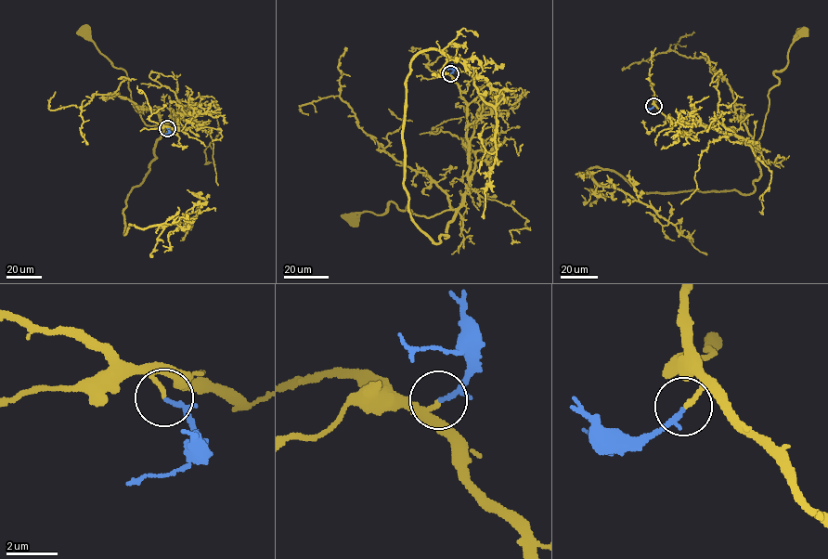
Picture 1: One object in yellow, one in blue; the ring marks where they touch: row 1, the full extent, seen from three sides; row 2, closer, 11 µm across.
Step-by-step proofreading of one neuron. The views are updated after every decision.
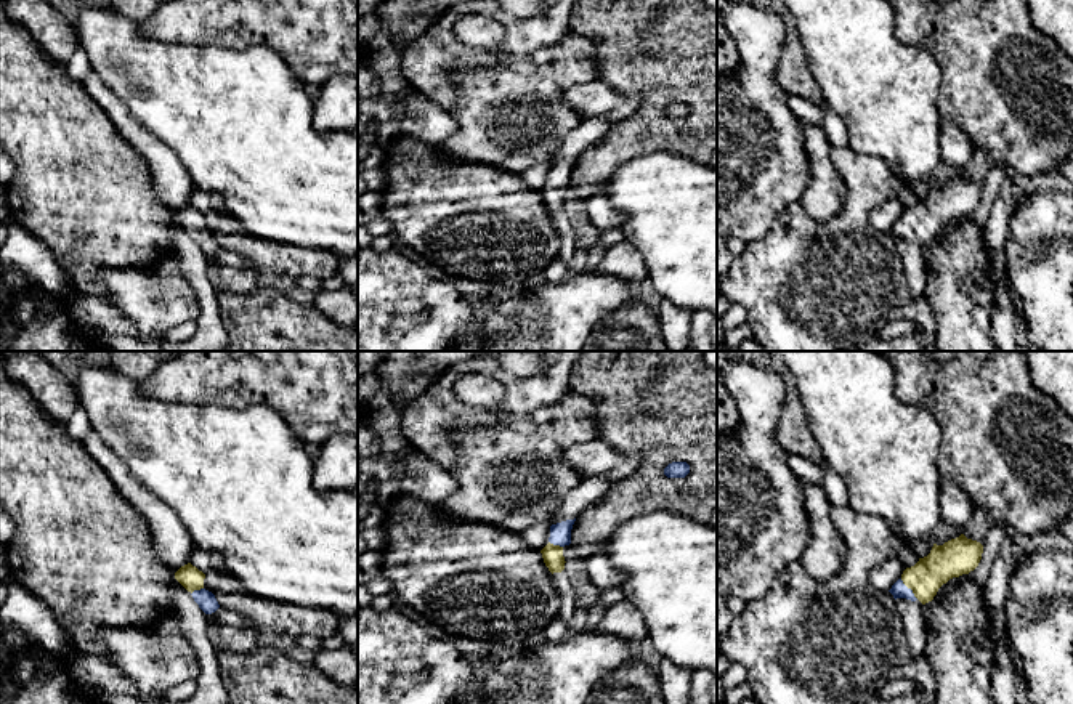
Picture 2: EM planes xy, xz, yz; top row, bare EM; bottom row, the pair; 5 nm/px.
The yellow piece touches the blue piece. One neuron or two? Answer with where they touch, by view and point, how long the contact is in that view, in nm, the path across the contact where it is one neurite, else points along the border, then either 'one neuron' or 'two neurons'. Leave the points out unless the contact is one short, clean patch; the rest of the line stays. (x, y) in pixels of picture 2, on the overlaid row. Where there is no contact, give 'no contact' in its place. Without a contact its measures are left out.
yz (910, 587) | 140 nm | across yz (950, 560), (910, 587), (898, 589) | one neuron

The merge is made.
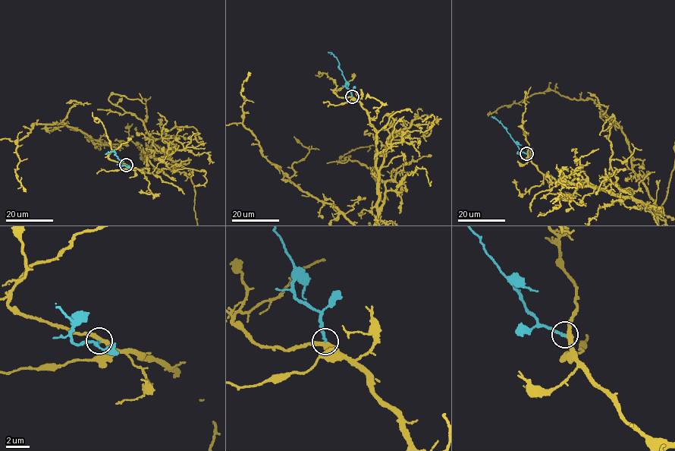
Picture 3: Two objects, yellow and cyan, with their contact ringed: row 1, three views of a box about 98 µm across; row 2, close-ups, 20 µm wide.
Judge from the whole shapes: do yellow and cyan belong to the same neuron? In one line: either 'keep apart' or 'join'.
join

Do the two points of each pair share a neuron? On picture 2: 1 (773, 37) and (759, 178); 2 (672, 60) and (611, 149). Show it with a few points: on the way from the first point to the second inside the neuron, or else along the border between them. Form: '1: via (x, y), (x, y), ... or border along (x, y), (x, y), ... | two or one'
1: via (762, 72), (762, 111), (759, 114), (757, 143) | one
2: via (656, 82), (651, 109), (634, 127) | one

